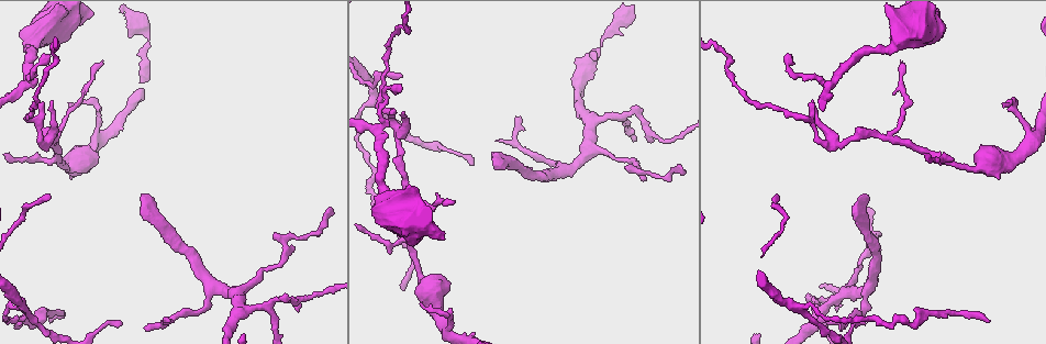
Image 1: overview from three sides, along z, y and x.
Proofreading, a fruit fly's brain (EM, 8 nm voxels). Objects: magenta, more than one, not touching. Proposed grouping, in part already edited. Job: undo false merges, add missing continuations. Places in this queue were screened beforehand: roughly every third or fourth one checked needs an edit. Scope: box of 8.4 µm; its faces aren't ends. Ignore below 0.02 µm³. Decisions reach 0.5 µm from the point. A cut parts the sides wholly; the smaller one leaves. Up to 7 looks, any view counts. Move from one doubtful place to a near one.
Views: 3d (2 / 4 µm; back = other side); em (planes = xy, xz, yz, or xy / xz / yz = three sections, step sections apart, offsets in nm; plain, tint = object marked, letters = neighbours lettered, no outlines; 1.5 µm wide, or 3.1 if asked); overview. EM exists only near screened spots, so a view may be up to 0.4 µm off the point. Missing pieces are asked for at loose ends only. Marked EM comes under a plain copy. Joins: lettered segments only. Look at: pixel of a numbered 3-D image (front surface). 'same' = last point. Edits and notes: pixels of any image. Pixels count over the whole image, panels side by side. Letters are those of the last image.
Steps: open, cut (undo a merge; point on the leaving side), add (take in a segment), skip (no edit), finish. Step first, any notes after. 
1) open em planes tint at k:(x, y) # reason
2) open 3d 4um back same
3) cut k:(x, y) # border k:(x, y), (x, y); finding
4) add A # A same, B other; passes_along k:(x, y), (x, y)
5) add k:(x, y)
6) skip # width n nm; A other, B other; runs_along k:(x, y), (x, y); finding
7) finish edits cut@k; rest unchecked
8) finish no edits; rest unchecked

open em planes letters at 1:(421, 303) # an open end

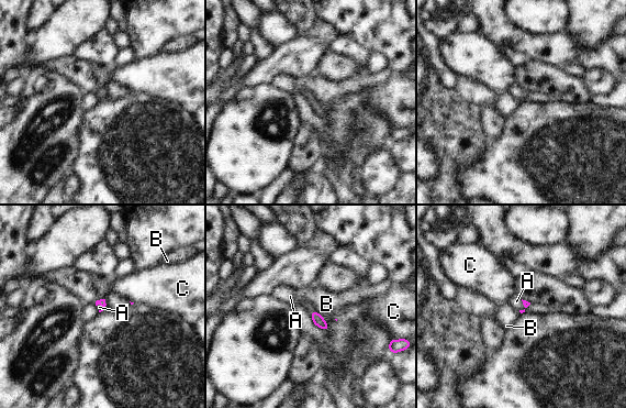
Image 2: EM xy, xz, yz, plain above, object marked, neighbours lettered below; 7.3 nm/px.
add A # A same, B other, C other; it goes on there

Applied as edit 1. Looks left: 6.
open 3d 4um at 1:(288, 298) # three arms meet

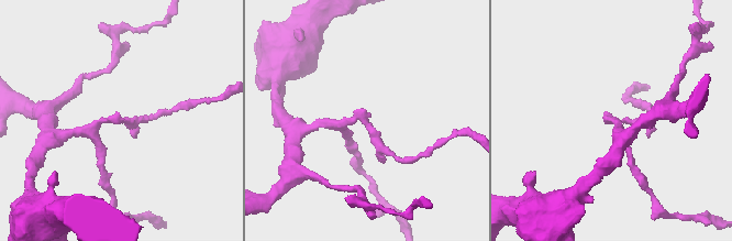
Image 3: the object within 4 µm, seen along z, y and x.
open em planes letters at 3:(624, 122) # arms 3; shape alone is not enough

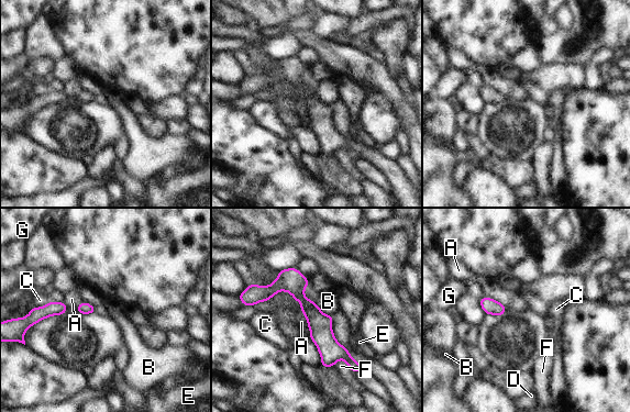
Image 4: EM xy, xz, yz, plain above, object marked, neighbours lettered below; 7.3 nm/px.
skip # A other, B other, C other, D other, E other, F other, G other; border 4:(314, 302), (325, 314), (331, 315); continuous, no second neuron

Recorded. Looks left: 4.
open em xz step 4 tint at 1:(406, 28) # abrupt turn

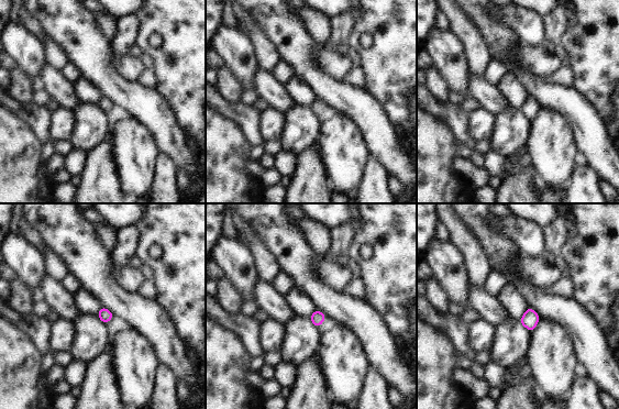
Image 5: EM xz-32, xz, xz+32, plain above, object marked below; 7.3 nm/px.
open em yz step 8 letters same # cut it another way

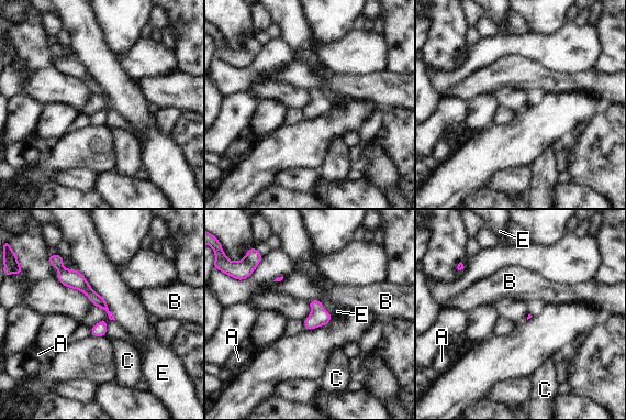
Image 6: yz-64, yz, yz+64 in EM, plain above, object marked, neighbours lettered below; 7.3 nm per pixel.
skip # A other, B other, C other, E other; border 6:(94, 290), (102, 297), (115, 319); one neuron here

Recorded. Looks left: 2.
finish edits add@2; rest unchecked

